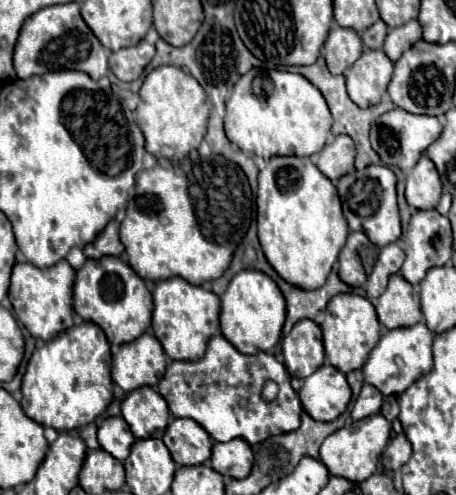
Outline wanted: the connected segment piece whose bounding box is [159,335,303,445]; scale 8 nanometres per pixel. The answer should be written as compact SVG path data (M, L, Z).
M223 335L211 337L207 351L197 361L173 361L167 365L163 379L159 381L159 393L167 401L175 417L189 417L197 421L215 441L245 439L255 445L273 435L289 433L301 425L301 403L297 393L287 385L287 407L275 407L275 403L265 403L259 399L263 383L269 379L269 373L279 373L289 383L287 369L269 353L259 351L257 355L239 353Z

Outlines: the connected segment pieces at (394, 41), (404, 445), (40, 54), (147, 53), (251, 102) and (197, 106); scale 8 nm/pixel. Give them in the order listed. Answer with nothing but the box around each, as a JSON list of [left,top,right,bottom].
[[383,27,407,61],[381,433,411,473],[13,3,109,81],[111,41,155,81],[225,69,331,159],[137,65,211,157]]

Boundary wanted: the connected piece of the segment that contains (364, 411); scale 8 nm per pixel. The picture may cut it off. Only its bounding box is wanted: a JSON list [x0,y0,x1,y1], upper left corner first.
[351,383,383,421]

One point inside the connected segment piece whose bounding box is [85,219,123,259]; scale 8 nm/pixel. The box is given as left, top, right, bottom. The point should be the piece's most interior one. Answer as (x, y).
(107, 243)

